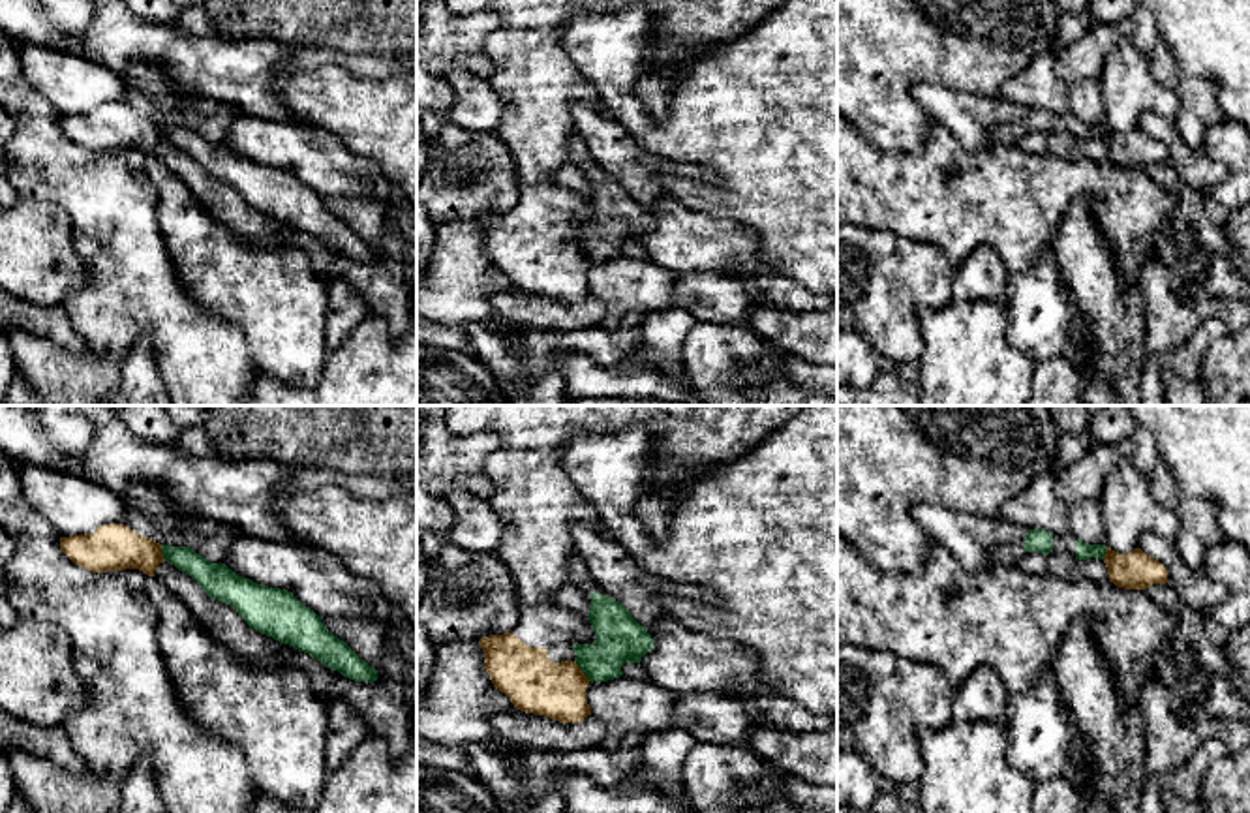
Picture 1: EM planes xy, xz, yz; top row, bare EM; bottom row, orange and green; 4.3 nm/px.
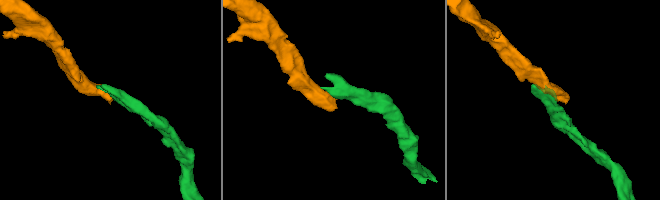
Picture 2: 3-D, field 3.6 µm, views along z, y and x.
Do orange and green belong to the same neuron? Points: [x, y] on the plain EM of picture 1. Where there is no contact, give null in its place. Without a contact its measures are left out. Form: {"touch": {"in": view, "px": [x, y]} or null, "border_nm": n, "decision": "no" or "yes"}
{"touch": {"in": "xz", "px": [580, 250]}, "border_nm": 120, "decision": "no"}

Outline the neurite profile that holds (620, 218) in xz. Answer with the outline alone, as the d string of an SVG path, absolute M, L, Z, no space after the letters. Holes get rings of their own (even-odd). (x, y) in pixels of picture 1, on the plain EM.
M597 171L589 178L587 199L595 216L572 223L574 242L589 261L608 261L623 255L625 242L640 242L653 229L653 218L619 180Z

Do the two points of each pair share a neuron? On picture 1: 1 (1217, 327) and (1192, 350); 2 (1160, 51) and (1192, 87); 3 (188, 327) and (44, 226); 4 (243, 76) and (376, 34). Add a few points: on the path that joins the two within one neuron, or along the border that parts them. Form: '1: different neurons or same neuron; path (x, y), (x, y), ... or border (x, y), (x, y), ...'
1: same neuron; path (1211, 331), (1198, 344)
2: same neuron; path (1162, 61), (1183, 83)
3: different neurons; border (55, 203), (85, 267), (79, 288)
4: different neurons; border (288, 47), (331, 46), (376, 57)

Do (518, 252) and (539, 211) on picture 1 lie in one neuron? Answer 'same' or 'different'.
same

